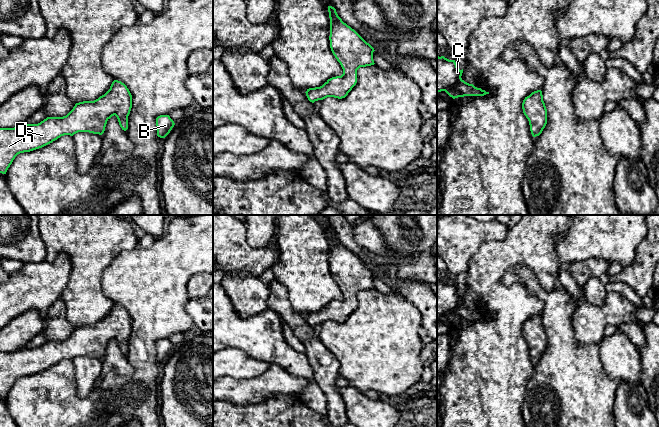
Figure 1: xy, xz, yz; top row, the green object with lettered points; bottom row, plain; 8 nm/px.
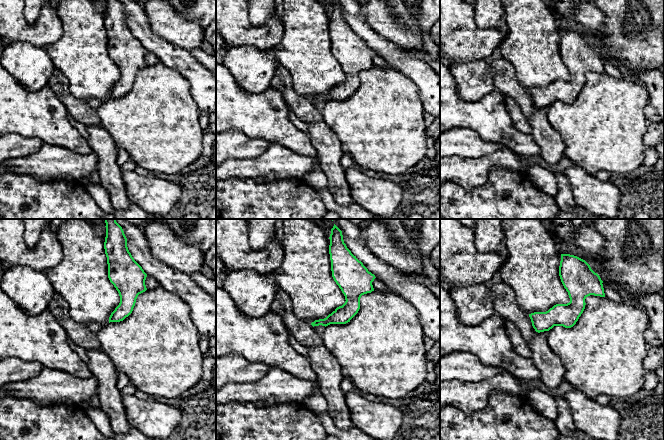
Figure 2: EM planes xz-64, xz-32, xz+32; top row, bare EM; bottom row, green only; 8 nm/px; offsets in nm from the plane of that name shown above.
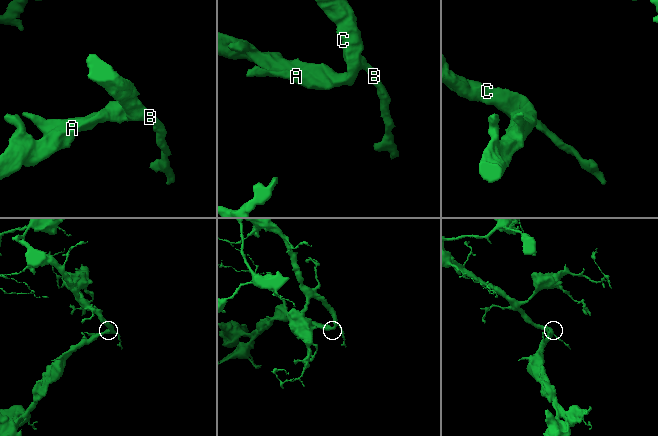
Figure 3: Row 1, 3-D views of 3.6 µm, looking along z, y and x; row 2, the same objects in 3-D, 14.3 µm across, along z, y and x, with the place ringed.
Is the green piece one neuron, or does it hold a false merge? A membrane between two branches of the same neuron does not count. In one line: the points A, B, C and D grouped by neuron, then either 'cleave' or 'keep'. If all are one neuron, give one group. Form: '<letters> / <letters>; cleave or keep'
A B C D; keep

